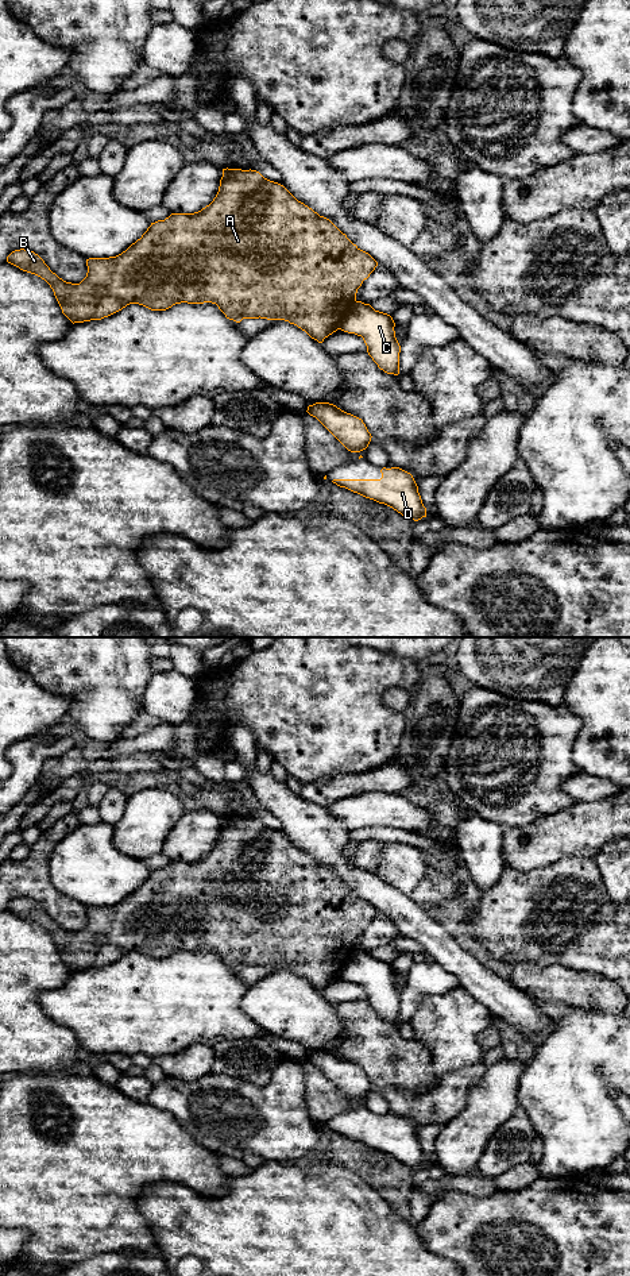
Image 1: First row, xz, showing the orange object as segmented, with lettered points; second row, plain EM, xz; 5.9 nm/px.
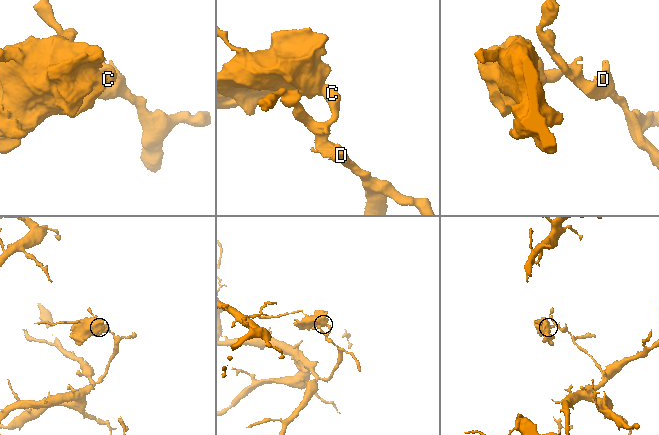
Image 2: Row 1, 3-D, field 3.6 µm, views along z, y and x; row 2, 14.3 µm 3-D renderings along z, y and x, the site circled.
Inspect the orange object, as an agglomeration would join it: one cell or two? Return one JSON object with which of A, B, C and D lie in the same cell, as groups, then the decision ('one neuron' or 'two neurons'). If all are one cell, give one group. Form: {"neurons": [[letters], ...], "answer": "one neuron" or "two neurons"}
{"neurons": [["A", "B"], ["C", "D"]], "answer": "two neurons"}

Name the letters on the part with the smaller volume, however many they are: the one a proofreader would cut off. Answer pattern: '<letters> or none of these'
A, B

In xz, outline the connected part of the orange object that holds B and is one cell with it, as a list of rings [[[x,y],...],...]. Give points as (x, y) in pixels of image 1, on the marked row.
[[[223,169],[213,201],[194,213],[171,213],[151,223],[147,231],[125,251],[109,258],[86,259],[88,273],[80,284],[59,278],[31,250],[15,250],[7,262],[45,280],[54,292],[62,313],[74,324],[108,317],[130,304],[151,311],[166,311],[175,304],[212,302],[227,319],[285,320],[322,343],[339,329],[356,301],[357,289],[378,266],[366,251],[353,244],[329,219],[298,201],[283,185],[264,178],[256,170]]]

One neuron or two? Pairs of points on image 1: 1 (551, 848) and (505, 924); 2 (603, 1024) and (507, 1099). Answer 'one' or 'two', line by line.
1: two
2: two

